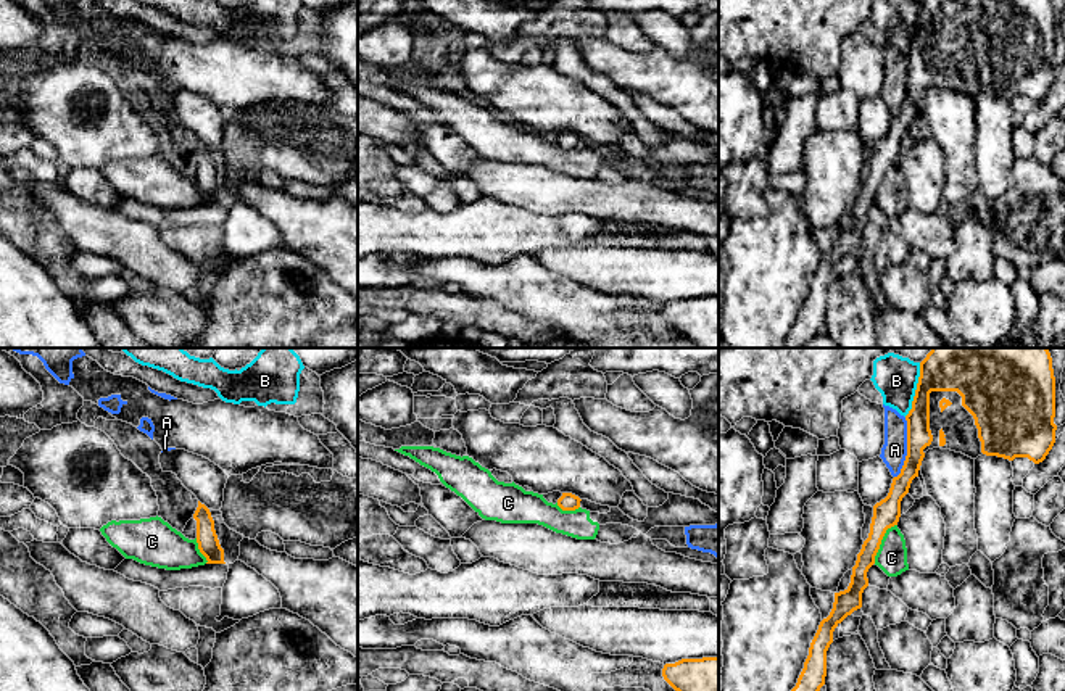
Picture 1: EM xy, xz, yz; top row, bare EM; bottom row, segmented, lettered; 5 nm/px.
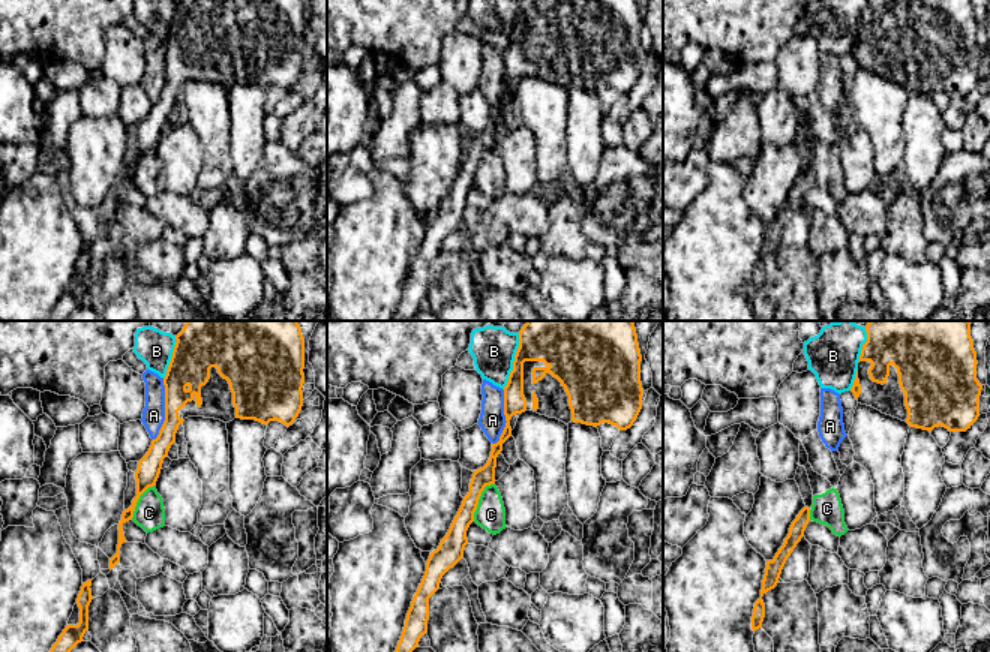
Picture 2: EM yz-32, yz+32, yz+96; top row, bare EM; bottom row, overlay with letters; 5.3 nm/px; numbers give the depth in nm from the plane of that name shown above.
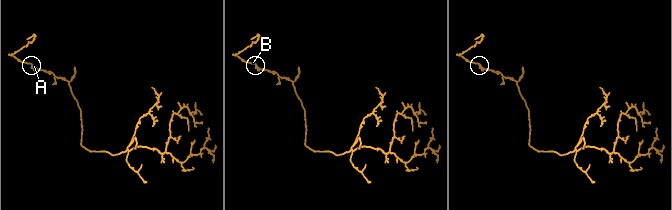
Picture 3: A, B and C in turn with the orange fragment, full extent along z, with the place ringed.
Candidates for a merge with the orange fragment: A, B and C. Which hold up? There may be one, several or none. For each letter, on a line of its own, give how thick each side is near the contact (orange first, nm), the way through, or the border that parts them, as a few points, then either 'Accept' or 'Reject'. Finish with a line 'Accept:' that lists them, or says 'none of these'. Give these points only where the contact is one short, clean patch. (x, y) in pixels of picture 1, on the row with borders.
A: Thickness 130 nm (orange) against 130 nm. Reject
B: Thickness 280 nm (orange) against 220 nm. Reject
C: Thickness 140 nm (orange) against 160 nm. Boundary: yz (896, 524), (886, 530), (874, 562). Reject
Accept: none of these

